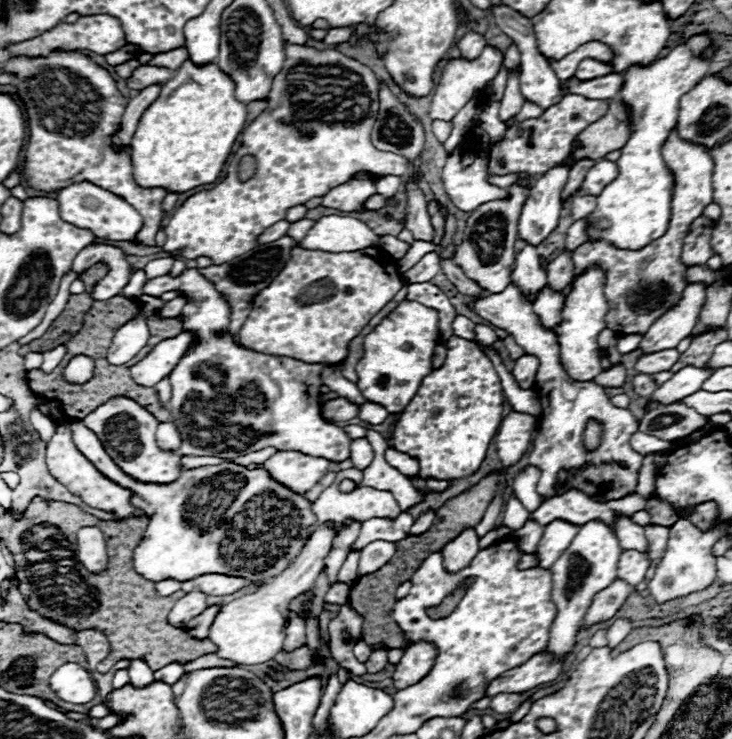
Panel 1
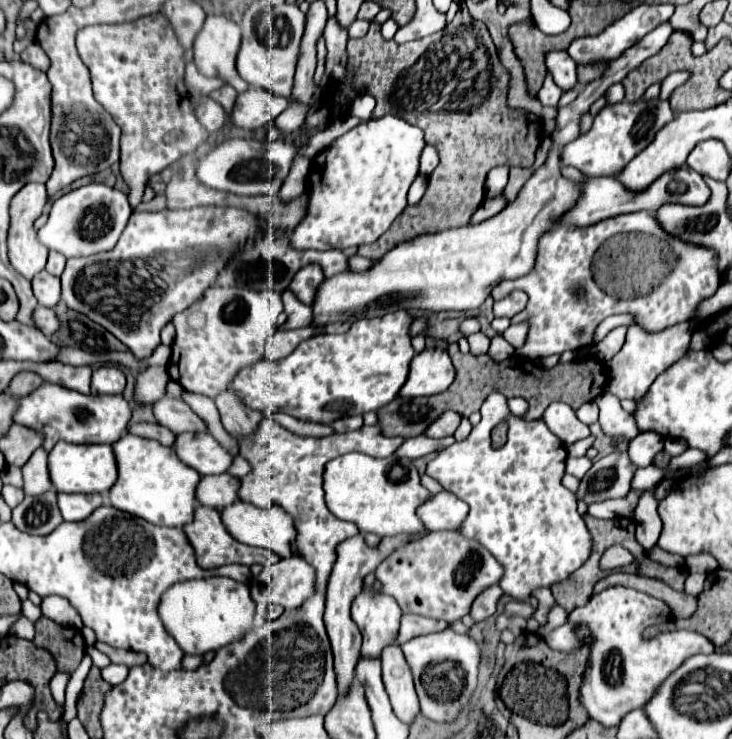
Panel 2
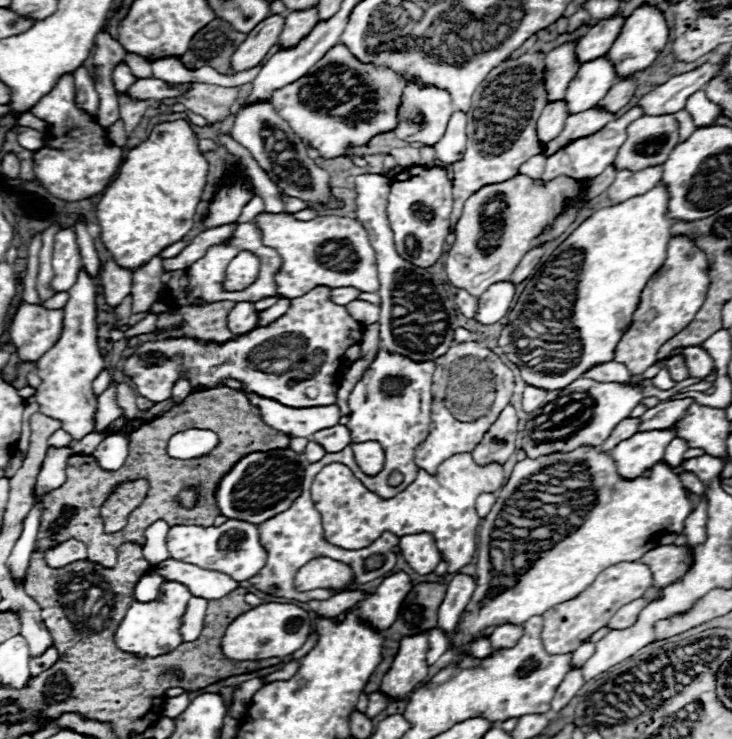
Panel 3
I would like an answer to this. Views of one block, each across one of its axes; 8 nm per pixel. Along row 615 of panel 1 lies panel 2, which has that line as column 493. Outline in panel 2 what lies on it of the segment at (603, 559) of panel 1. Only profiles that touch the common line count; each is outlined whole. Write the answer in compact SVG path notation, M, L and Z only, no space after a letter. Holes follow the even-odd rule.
M430 532L422 540L410 542L394 550L376 568L376 580L382 584L380 594L390 594L402 608L402 614L418 614L434 620L456 622L470 612L474 598L482 590L486 590L486 586L494 586L502 580L502 564L480 542L462 538L462 534L458 532Z

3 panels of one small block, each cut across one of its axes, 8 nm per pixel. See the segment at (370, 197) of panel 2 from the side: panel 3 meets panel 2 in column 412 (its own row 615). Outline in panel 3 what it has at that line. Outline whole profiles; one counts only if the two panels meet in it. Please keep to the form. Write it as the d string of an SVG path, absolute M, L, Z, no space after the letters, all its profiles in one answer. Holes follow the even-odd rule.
M166 582L162 586L164 590L164 596L156 602L150 602L150 604L142 604L142 602L134 602L128 612L126 612L126 618L122 620L114 640L116 640L116 646L124 652L130 652L130 654L136 654L136 656L158 656L158 654L166 654L170 650L174 650L176 646L180 646L184 640L178 632L178 626L180 626L180 616L184 614L186 610L186 604L188 600L192 598L190 590L180 584L180 582Z

